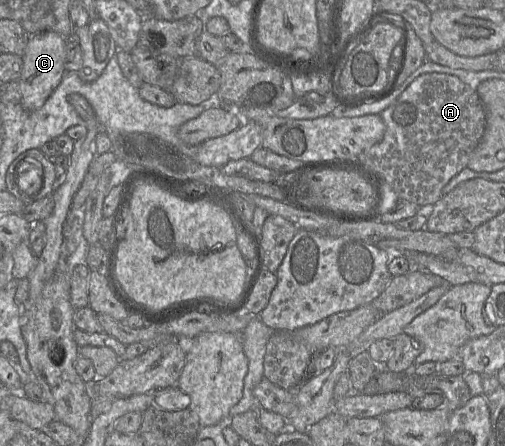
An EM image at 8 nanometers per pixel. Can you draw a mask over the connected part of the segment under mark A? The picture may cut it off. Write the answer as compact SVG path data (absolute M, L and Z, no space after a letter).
M438 72L417 77L380 113L380 117L386 126L383 139L364 150L358 160L376 175L381 184L389 184L400 200L409 201L419 207L434 205L441 199L443 187L467 167L470 155L482 139L486 128L486 111L477 91L456 76Z

